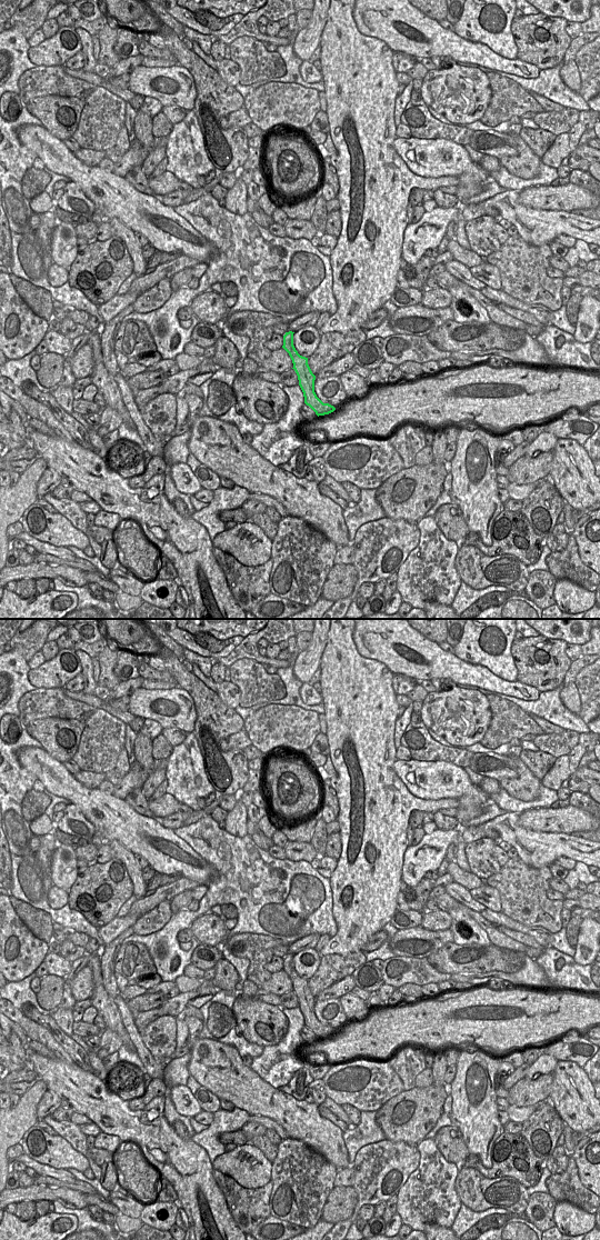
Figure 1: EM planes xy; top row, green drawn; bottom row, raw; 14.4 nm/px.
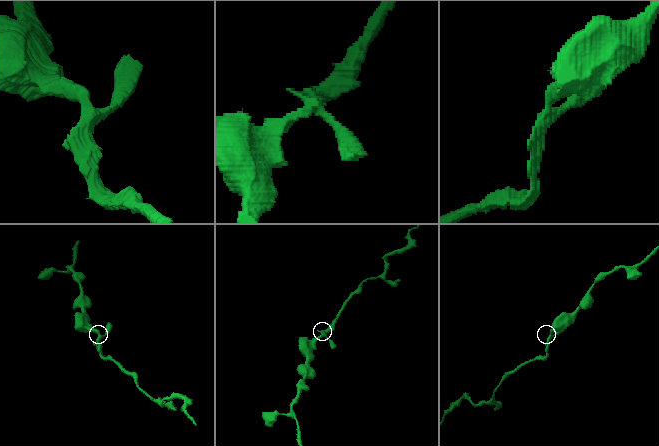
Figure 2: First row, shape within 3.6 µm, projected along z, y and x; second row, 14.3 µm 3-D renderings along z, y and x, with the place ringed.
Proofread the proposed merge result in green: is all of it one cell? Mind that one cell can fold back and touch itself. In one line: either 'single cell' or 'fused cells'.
single cell

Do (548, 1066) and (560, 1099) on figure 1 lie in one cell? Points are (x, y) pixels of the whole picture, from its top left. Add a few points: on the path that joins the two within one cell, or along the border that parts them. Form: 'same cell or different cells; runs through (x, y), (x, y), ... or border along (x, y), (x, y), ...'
different cells; border along (558, 1061), (551, 1072)

